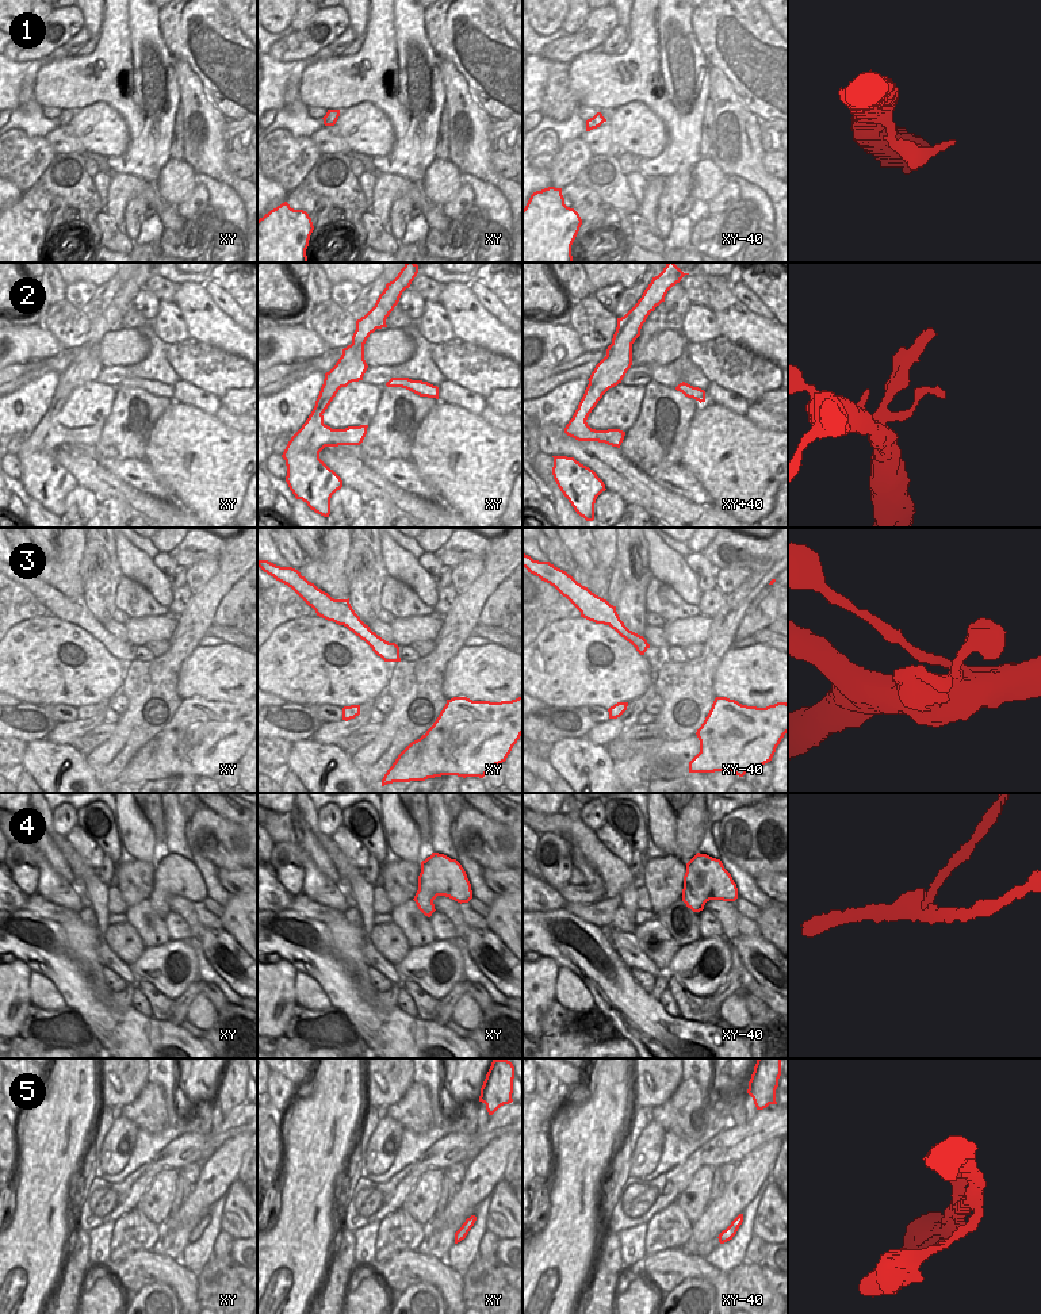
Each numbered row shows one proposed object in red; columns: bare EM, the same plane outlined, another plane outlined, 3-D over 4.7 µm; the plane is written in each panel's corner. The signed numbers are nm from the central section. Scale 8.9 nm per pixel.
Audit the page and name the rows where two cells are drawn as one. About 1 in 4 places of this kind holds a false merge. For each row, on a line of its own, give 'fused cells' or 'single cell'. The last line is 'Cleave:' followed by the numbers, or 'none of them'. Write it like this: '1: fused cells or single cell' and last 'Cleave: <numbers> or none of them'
1: single cell
2: fused cells
3: single cell
4: single cell
5: single cell
Cleave: 2

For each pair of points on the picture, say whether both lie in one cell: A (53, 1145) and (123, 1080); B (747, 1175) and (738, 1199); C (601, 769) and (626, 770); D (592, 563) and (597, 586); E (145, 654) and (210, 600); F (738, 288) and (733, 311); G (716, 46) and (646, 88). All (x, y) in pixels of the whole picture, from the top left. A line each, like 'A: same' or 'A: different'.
A: different
B: same
C: different
D: different
E: different
F: different
G: different

